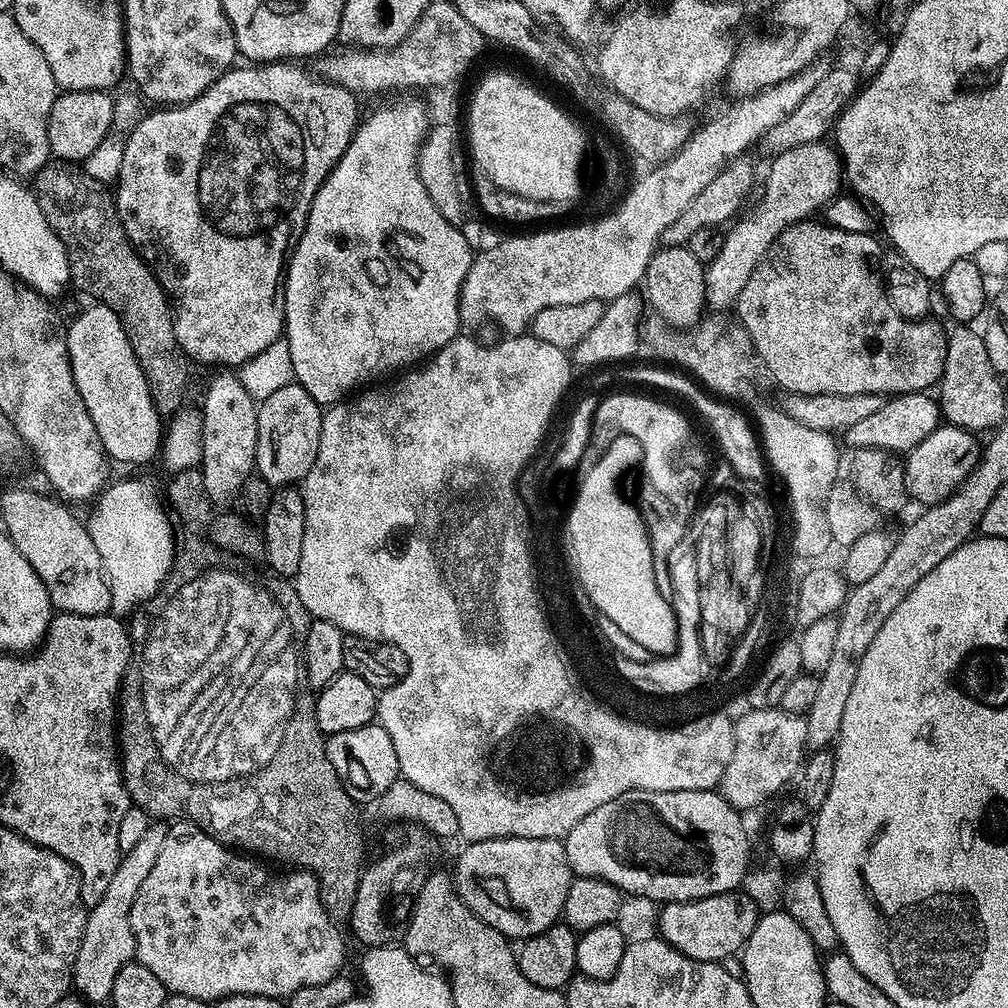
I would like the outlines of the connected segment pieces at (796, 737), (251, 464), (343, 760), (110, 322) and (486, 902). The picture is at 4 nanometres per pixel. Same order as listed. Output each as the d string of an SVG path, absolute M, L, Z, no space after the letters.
M758 708L741 712L734 720L734 754L726 762L718 791L737 810L756 808L771 796L779 797L788 783L802 771L808 748L808 721L775 708Z
M220 370L204 392L201 418L202 454L199 469L204 473L206 494L213 505L228 504L256 472L258 446L257 401L246 390L239 375Z
M378 722L358 726L358 730L334 732L327 737L326 747L330 766L338 774L346 794L357 802L363 800L379 801L386 790L398 779L401 779L398 766L398 754L394 754L394 742L390 742L390 734Z
M99 302L89 303L89 308L85 312L80 312L72 320L72 325L67 325L66 328L66 339L68 341L68 361L72 367L72 377L74 382L78 386L78 394L82 398L82 402L86 406L86 410L90 414L90 418L94 422L94 426L98 430L98 436L102 438L102 444L104 446L104 451L108 453L109 457L113 461L121 460L124 464L144 464L147 460L157 457L157 454L161 451L162 447L162 424L160 428L160 423L162 423L162 417L160 415L160 409L157 408L156 403L152 400L152 391L148 385L148 380L144 377L144 371L142 366L138 362L138 358L134 354L134 350L130 346L130 338L126 334L124 329L124 324L120 321L119 314L112 309L110 306L101 304Z
M494 838L471 842L456 860L456 893L482 922L512 942L542 934L561 919L574 873L560 840L550 838Z

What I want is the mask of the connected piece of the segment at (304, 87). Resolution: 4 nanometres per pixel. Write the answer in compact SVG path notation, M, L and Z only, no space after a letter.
M252 62L248 68L240 68L241 66L233 66L228 69L224 75L220 76L215 82L207 88L198 98L194 98L188 104L177 104L175 106L164 106L159 110L152 110L149 116L144 116L132 128L132 133L128 136L128 141L124 144L124 153L120 156L120 185L114 188L114 199L116 201L116 212L120 215L120 224L126 230L126 234L130 238L130 242L135 246L141 258L152 267L152 273L156 275L165 292L168 294L168 299L174 309L172 317L172 325L174 326L174 334L176 341L180 344L180 349L183 350L189 361L200 364L220 364L216 366L239 366L245 364L247 360L254 359L258 354L262 354L262 350L269 348L274 341L281 339L284 330L284 283L288 277L288 264L292 260L294 250L298 246L298 242L302 238L302 230L306 226L306 218L310 206L314 202L314 194L322 186L324 179L332 172L332 167L340 161L342 154L350 146L352 135L356 133L356 125L362 119L362 111L360 112L360 104L357 93L350 89L343 88L337 84L328 83L327 79L320 78L316 81L314 77L307 76L306 73L292 62Z

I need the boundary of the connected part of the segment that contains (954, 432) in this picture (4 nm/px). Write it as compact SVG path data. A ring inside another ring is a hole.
M947 422L941 423L918 446L906 453L904 460L904 477L908 487L908 495L920 506L937 504L955 492L964 479L976 469L982 451L981 441L972 432Z

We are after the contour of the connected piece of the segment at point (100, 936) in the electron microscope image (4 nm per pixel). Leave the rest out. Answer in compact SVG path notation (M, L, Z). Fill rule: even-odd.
M149 823L146 834L134 845L134 850L123 853L120 865L110 881L106 895L98 901L98 906L87 909L84 917L84 933L82 942L78 946L76 961L72 967L72 988L85 1001L107 1001L114 990L114 980L124 966L134 960L136 943L134 930L130 930L130 906L134 906L134 898L138 898L138 889L142 886L154 861L162 850L162 842L166 842L168 828L163 823Z

